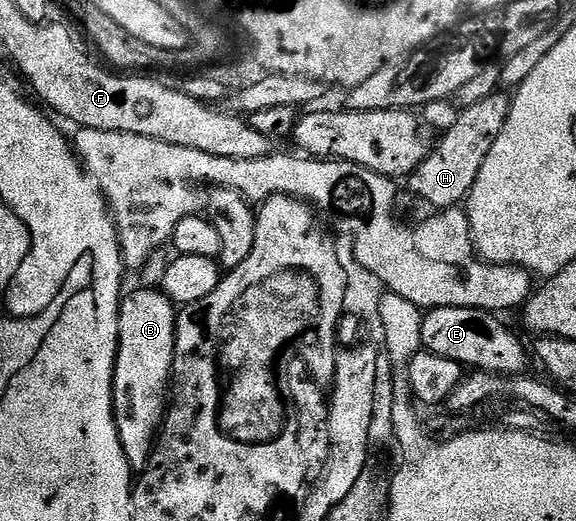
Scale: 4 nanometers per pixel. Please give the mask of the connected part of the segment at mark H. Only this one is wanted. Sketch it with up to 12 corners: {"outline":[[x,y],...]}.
{"outline":[[501,93],[460,110],[411,191],[431,209],[462,204],[505,129]]}

